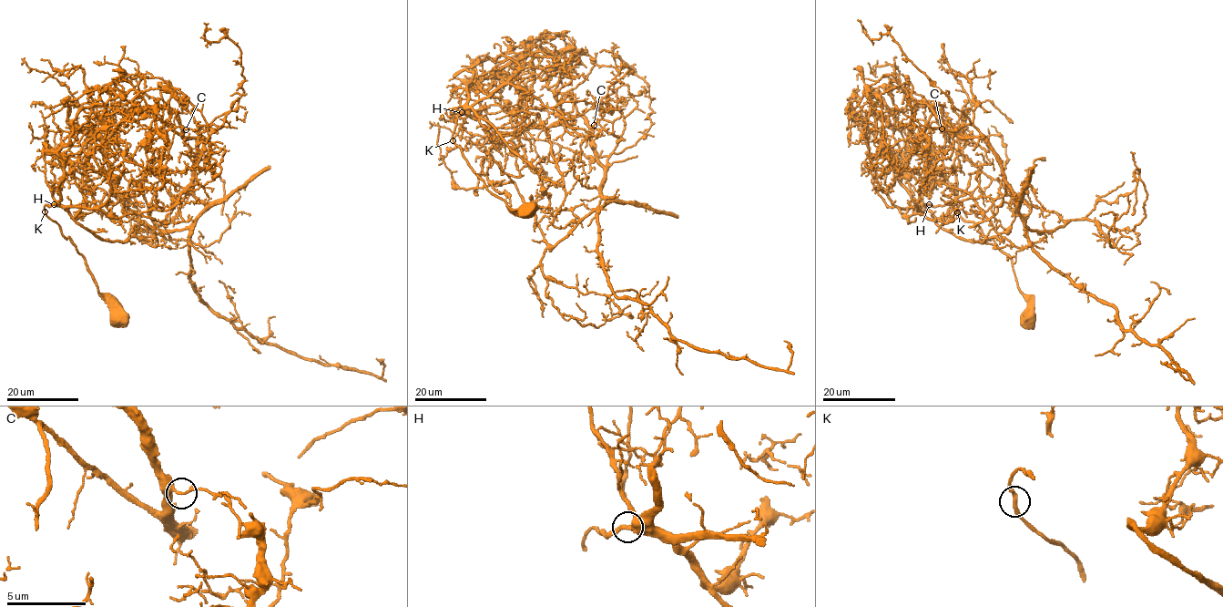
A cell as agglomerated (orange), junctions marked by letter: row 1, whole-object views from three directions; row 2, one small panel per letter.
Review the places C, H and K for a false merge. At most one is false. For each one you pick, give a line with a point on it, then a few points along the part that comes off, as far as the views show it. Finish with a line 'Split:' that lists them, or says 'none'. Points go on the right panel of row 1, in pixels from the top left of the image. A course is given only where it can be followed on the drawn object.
C: place (942, 128); course (941, 128), (983, 138), (1014, 197), (1029, 245), (1111, 303), (1124, 330), (1158, 345), (1190, 379), (1160, 361)
Split: C

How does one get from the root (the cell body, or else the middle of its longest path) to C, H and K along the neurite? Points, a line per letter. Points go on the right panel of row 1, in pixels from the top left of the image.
C: (1028, 317), (1012, 260), (976, 225), (949, 205), (899, 210), (922, 213), (926, 135), (941, 128)
H: (1028, 317), (1027, 299), (1014, 278), (1012, 260), (976, 225), (965, 221), (949, 205), (928, 204)
K: (1028, 317), (1027, 299), (1014, 278), (1012, 260), (976, 225), (965, 221), (957, 212)

